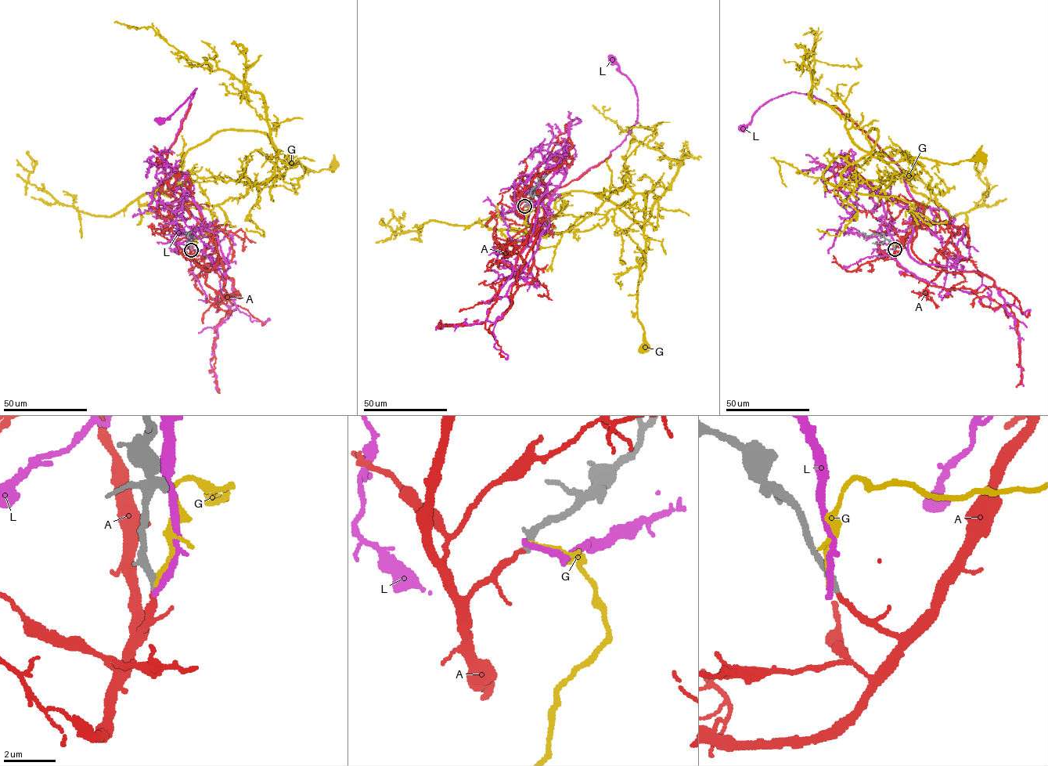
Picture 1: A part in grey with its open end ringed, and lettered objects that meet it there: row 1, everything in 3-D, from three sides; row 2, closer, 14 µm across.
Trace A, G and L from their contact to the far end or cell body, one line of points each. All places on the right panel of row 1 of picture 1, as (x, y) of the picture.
A: (894, 249), (915, 222), (919, 258), (994, 283), (979, 292), (929, 285), (878, 244)
G: (894, 248), (912, 239), (912, 205), (840, 185), (848, 165), (869, 153), (885, 162), (981, 157)
L: (894, 248), (887, 229), (916, 224), (905, 176), (838, 109), (794, 92), (759, 106), (741, 128)

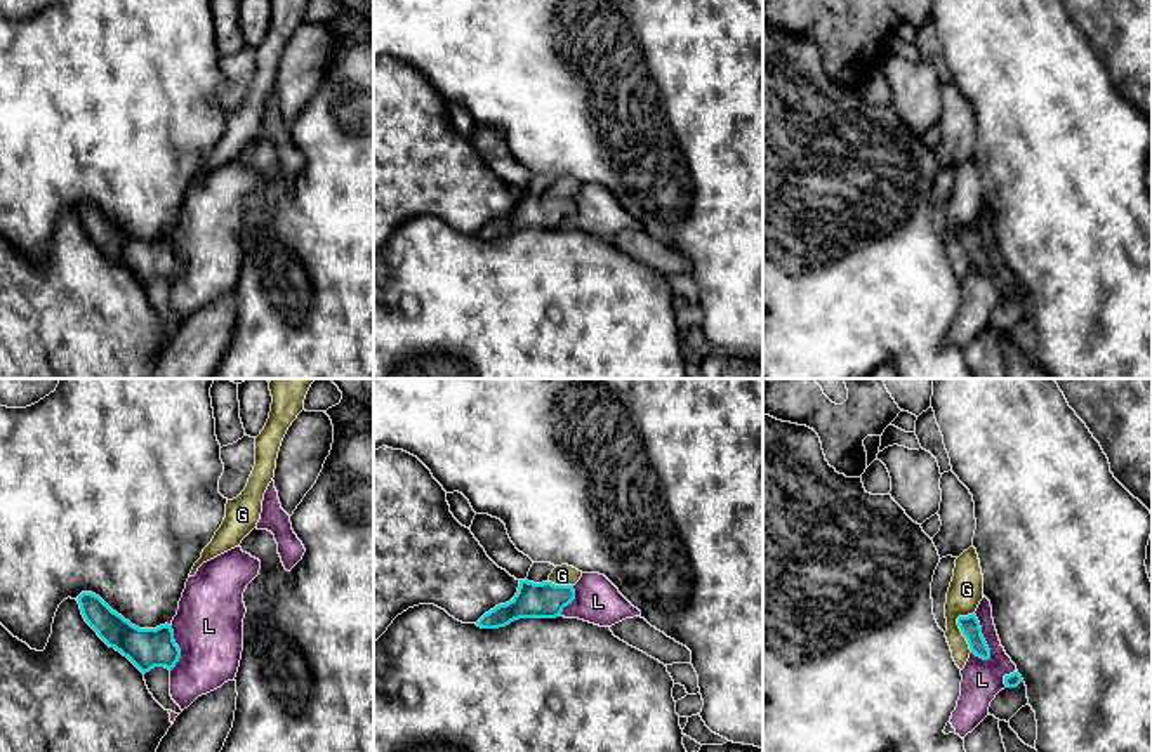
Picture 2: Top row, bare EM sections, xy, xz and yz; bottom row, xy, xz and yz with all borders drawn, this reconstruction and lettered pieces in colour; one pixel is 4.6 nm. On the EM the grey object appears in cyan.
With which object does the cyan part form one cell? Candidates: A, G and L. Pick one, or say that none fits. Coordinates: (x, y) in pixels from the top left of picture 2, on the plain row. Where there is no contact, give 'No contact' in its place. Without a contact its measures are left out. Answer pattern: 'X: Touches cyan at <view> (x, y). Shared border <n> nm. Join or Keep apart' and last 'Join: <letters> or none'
A: No contact. Join
G: Touches cyan at yz (960, 238). Shared border 190 nm. Keep apart
L: Touches cyan at yz (982, 249). Shared border 240 nm. Keep apart
Join: A

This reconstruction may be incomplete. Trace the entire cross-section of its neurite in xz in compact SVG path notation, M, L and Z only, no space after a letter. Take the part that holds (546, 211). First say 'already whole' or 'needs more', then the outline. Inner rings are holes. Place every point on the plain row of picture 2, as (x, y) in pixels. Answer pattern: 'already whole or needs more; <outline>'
already whole; M520 191L516 207L485 224L476 236L481 240L506 238L520 229L556 229L575 210L573 196Z

